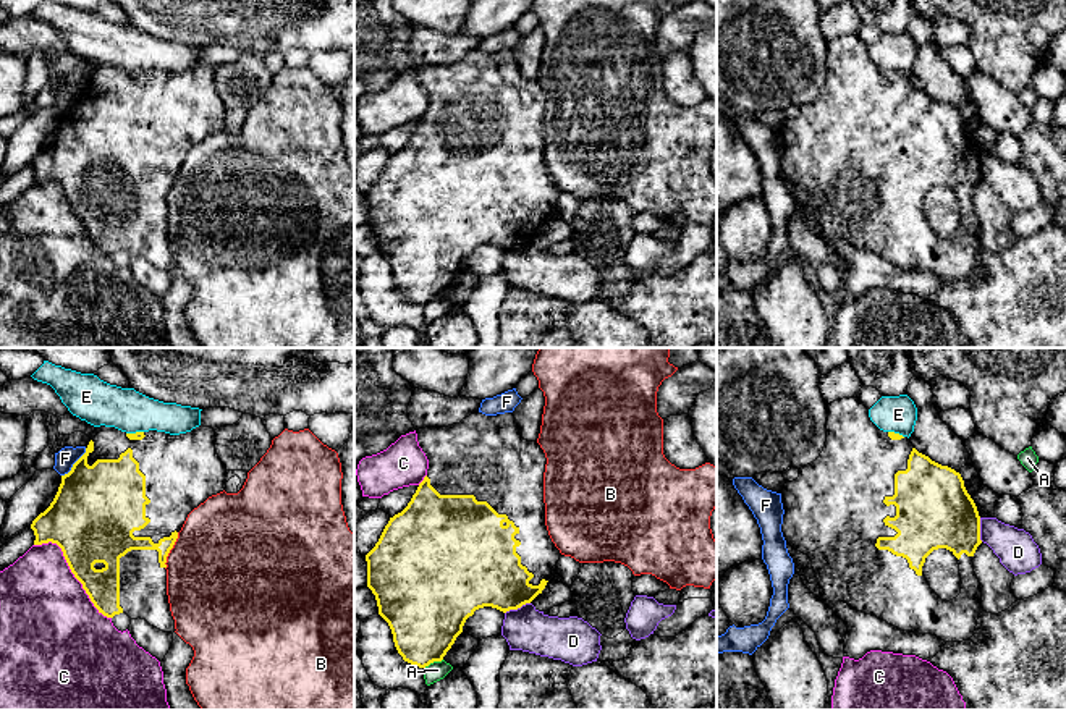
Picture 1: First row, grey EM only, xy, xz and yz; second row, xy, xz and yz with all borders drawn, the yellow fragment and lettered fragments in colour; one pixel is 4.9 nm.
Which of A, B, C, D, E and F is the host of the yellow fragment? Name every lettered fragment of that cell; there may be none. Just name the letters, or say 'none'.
none

